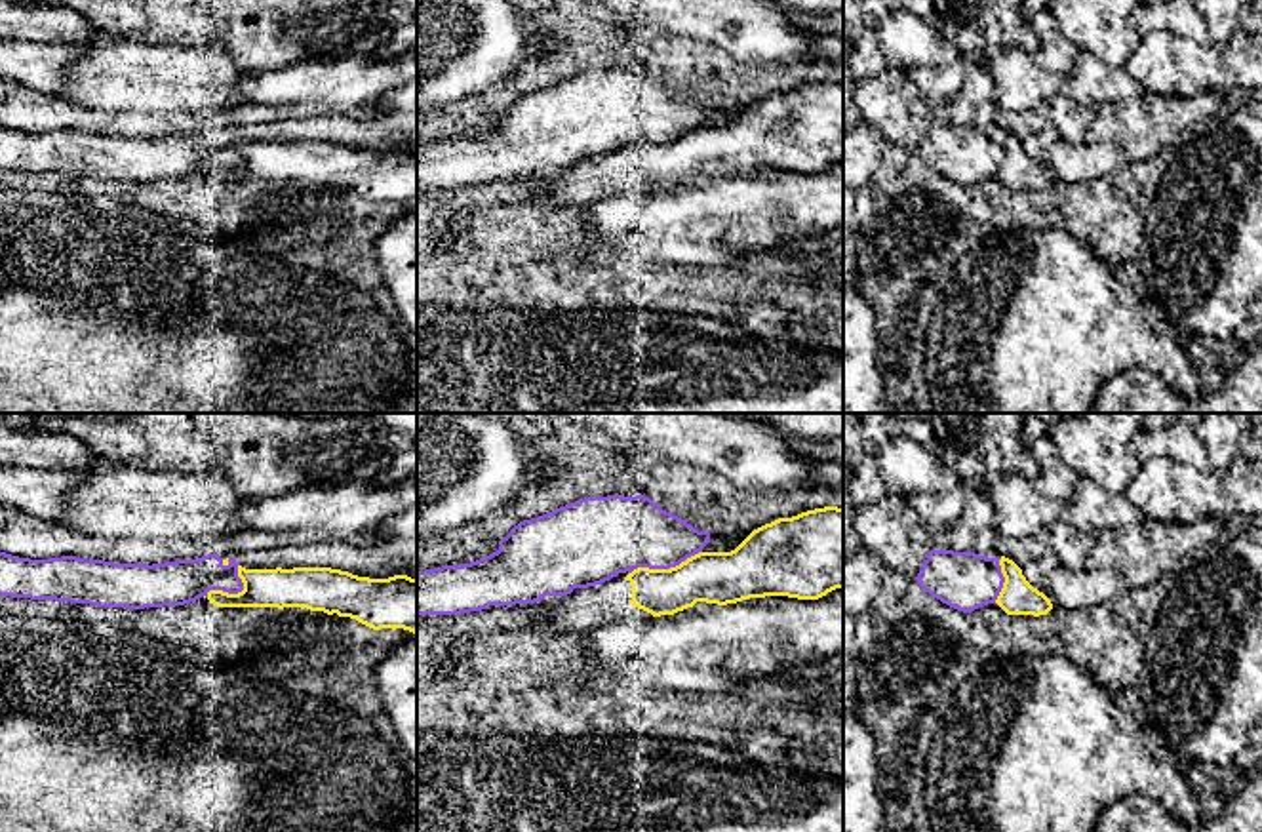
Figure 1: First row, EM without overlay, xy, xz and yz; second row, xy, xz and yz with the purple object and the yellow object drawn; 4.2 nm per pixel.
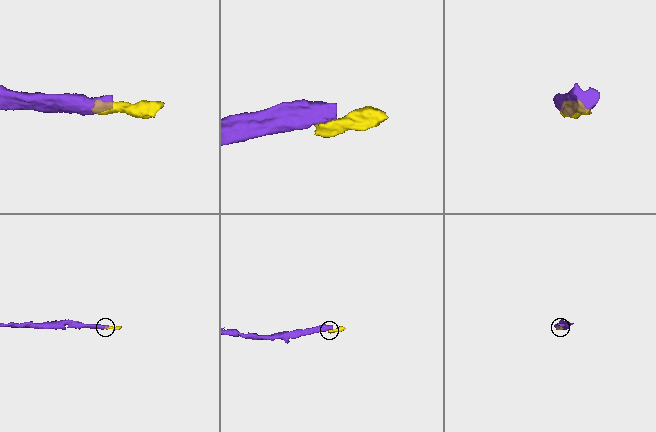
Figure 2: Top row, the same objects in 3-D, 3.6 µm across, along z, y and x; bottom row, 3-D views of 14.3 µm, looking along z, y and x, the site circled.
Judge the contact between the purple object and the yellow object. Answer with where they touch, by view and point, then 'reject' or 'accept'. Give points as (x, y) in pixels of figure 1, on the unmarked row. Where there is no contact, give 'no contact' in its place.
xz (667, 141) | reject

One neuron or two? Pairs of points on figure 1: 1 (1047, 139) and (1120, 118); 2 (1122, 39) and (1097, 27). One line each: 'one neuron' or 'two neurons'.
1: two neurons
2: one neuron

